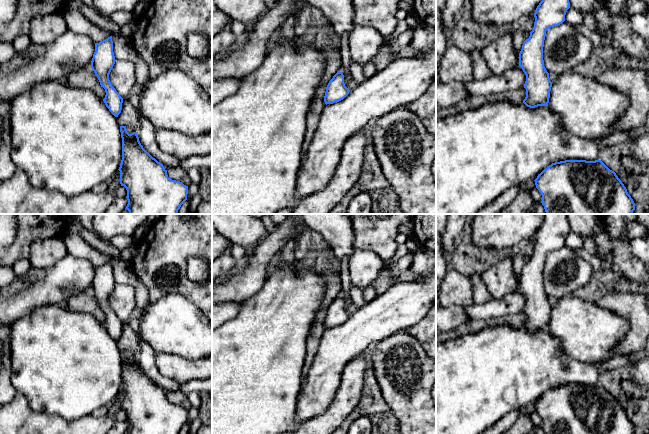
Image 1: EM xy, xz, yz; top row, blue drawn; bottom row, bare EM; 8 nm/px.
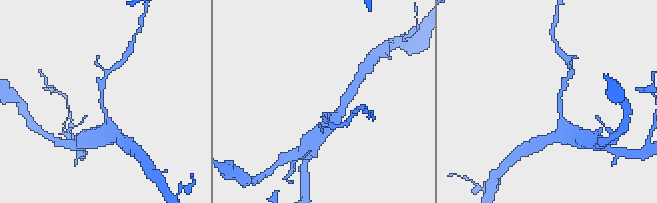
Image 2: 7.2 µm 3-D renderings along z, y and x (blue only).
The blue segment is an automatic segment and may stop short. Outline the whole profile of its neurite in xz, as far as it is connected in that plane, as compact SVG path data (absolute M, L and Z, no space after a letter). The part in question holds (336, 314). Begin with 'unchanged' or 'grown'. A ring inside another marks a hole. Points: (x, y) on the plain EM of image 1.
unchanged | M338 295L333 302L329 305L324 320L325 328L333 328L343 324L350 314L345 310L344 299Z

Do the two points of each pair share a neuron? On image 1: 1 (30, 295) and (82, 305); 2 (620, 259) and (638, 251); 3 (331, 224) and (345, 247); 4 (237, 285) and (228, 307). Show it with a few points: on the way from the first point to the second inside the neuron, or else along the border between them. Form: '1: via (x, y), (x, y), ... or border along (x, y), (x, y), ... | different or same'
1: border along (86, 291), (72, 295), (63, 304) | different
2: border along (627, 242), (629, 251), (638, 259) | different
3: via (337, 230), (340, 241) | same
4: border along (222, 301), (241, 302) | different

